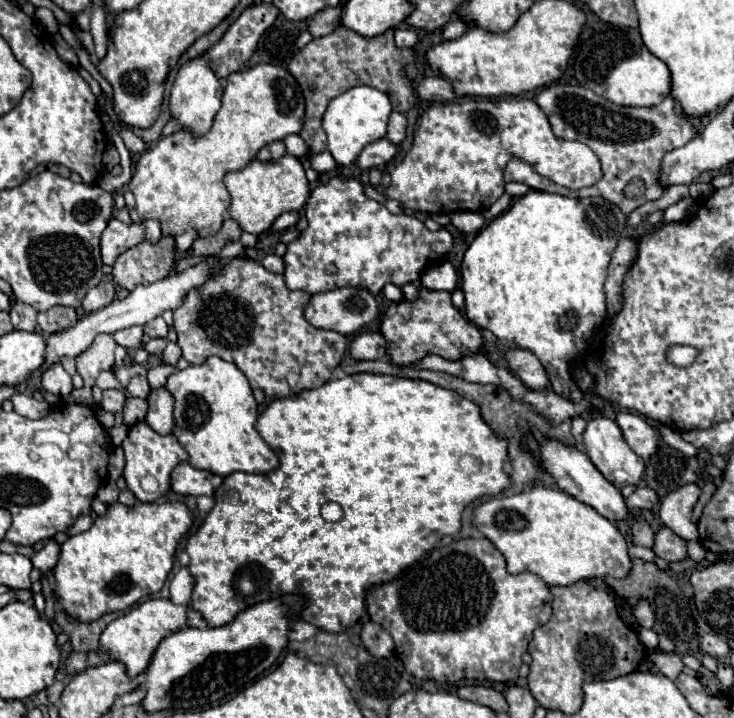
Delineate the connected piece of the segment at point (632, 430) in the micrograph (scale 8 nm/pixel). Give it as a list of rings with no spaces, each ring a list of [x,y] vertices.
[[[618,412],[616,416],[618,426],[622,428],[624,440],[628,442],[628,446],[642,456],[644,460],[648,460],[652,454],[658,452],[658,444],[660,444],[660,434],[646,424],[638,414],[630,414],[630,412]]]

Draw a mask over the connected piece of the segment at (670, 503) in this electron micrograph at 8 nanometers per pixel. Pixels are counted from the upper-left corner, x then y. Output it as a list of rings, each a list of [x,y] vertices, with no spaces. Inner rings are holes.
[[[684,484],[662,498],[660,520],[664,522],[664,526],[672,528],[684,540],[698,538],[698,530],[696,530],[696,524],[690,522],[690,514],[700,494],[702,490],[698,488],[698,484]]]

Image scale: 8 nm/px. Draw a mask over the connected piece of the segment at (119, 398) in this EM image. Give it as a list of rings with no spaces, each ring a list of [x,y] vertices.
[[[104,390],[104,398],[102,398],[102,408],[108,412],[116,412],[122,410],[124,404],[124,394],[122,390]]]

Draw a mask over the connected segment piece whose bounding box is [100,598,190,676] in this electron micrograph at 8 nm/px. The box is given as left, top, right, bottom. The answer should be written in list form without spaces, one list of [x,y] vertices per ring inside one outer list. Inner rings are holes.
[[[166,598],[146,600],[138,608],[124,614],[122,618],[116,618],[114,622],[110,622],[106,626],[106,630],[102,632],[102,636],[100,636],[100,646],[104,650],[108,650],[112,656],[116,656],[120,662],[124,662],[130,676],[138,676],[140,672],[148,670],[158,644],[166,636],[170,636],[170,634],[188,626],[188,622],[186,622],[188,620],[188,610],[190,610],[188,606],[174,604],[172,600],[166,600]]]

